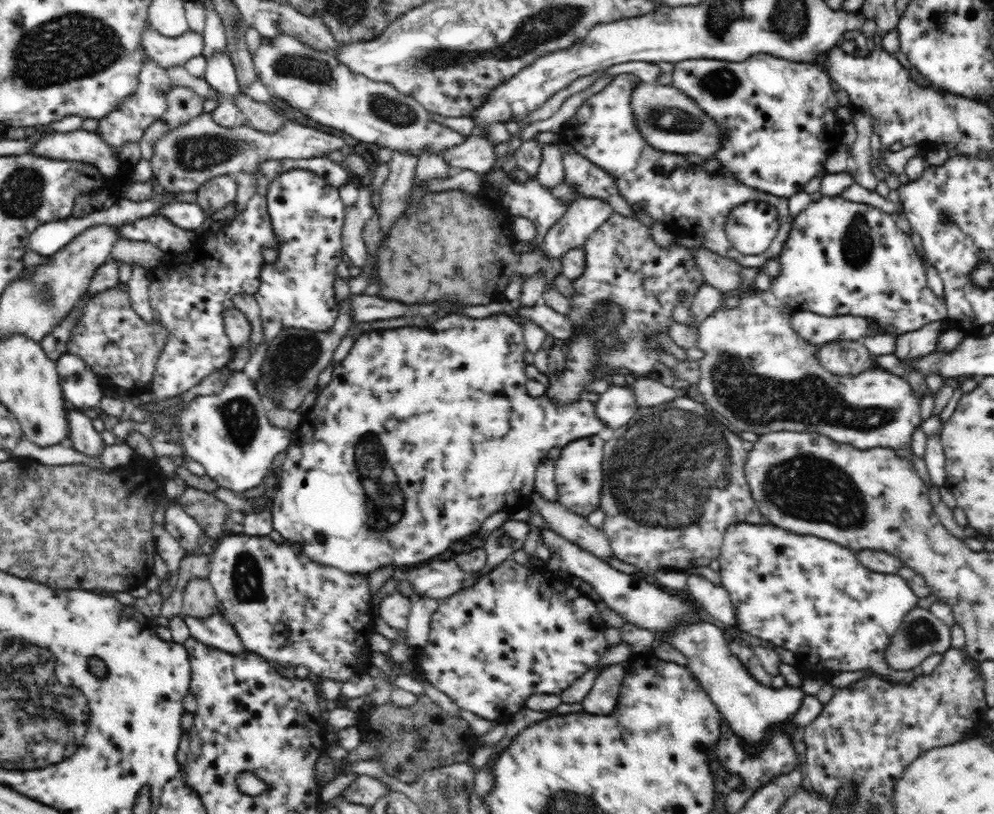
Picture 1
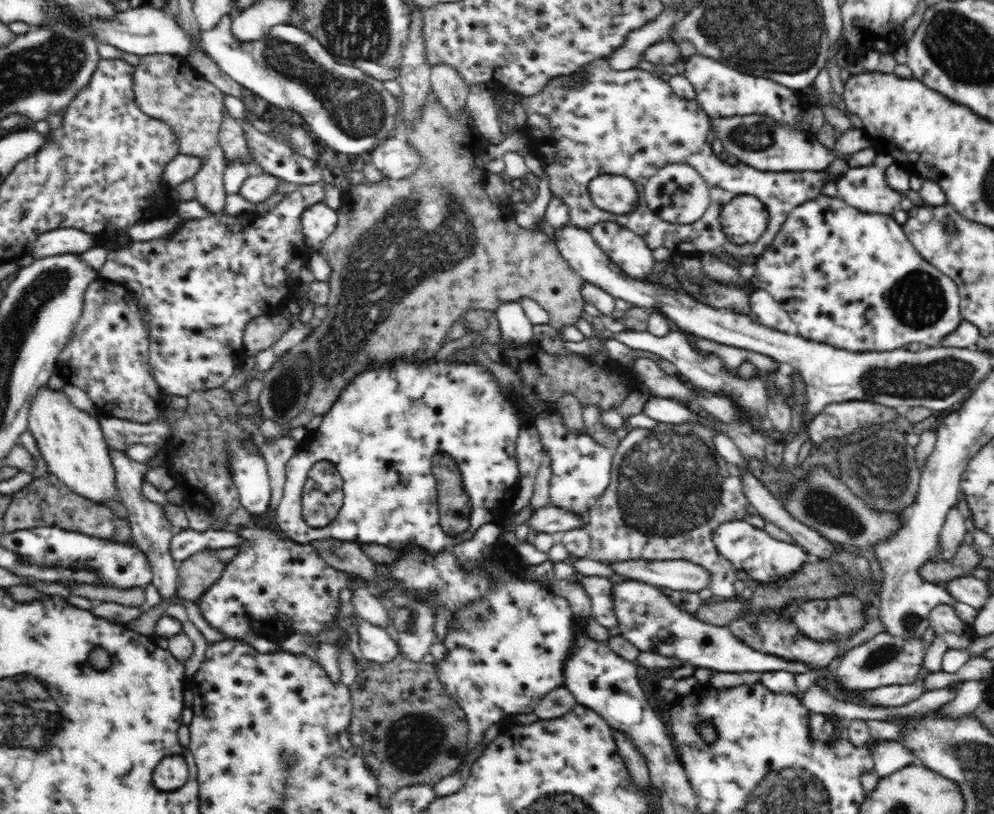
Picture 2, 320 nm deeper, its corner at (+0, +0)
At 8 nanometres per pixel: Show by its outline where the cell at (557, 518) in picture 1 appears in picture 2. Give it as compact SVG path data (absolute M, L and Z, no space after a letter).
M626 560L608 564L614 574L652 586L698 592L708 588L710 575L706 568L689 560Z

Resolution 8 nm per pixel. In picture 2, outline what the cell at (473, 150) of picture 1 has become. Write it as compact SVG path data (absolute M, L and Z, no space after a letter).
M394 136L379 143L372 150L372 162L383 177L401 179L414 174L419 167L421 156L408 142Z

